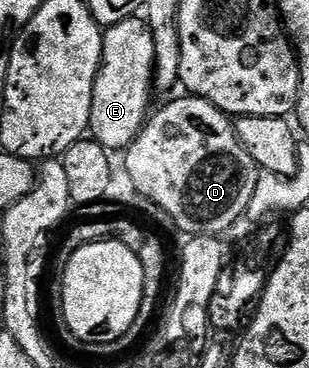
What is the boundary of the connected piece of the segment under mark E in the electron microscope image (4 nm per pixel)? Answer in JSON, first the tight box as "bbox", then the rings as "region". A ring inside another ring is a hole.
{"bbox":[90,16,154,152],"region":[[[136,16],[106,27],[103,32],[103,59],[93,88],[90,137],[109,152],[126,151],[142,132],[149,117],[154,81],[153,36],[146,21]]]}

